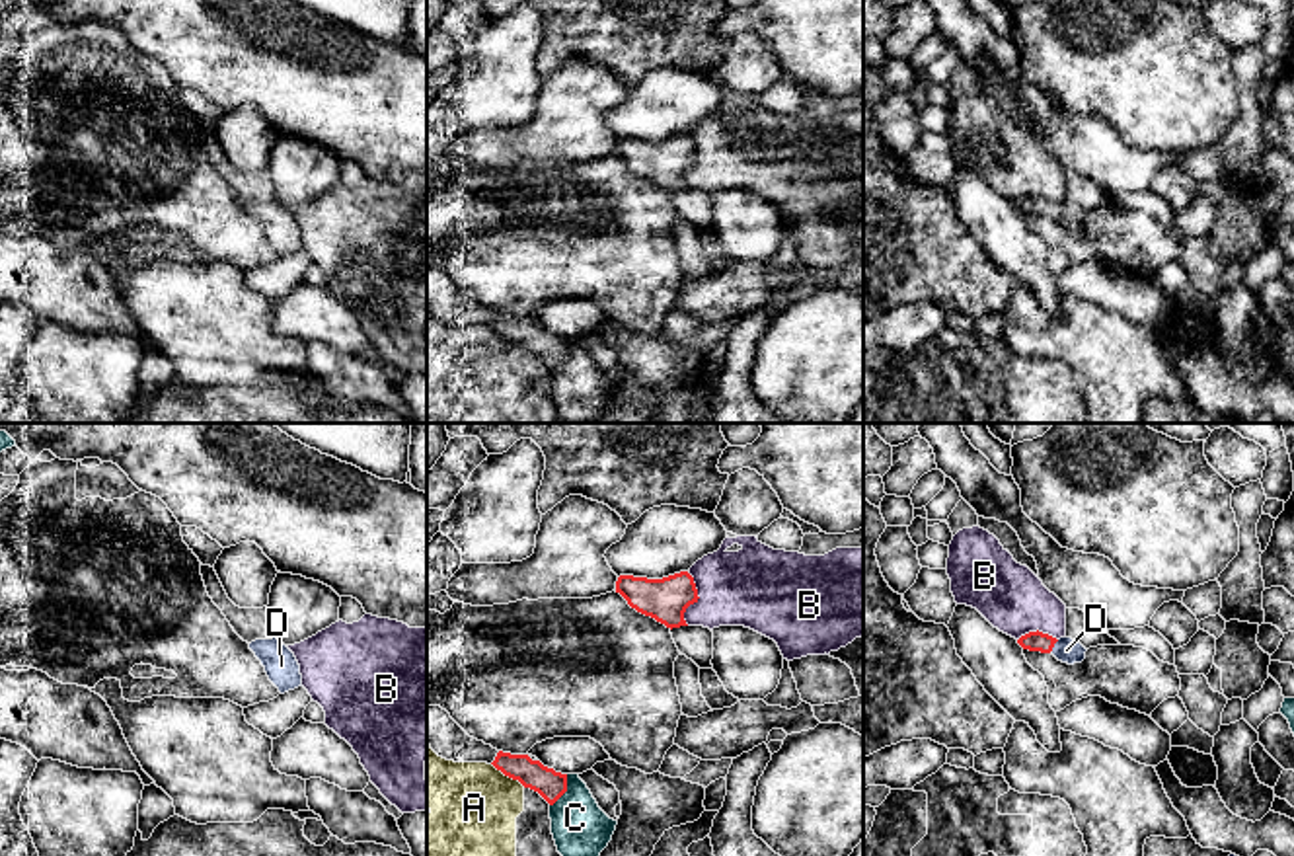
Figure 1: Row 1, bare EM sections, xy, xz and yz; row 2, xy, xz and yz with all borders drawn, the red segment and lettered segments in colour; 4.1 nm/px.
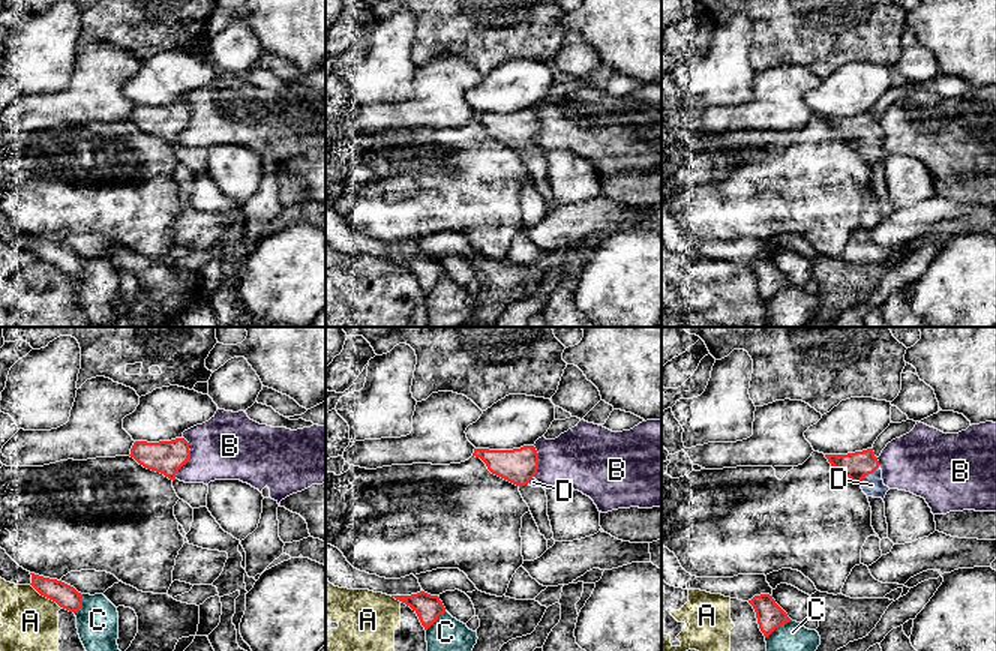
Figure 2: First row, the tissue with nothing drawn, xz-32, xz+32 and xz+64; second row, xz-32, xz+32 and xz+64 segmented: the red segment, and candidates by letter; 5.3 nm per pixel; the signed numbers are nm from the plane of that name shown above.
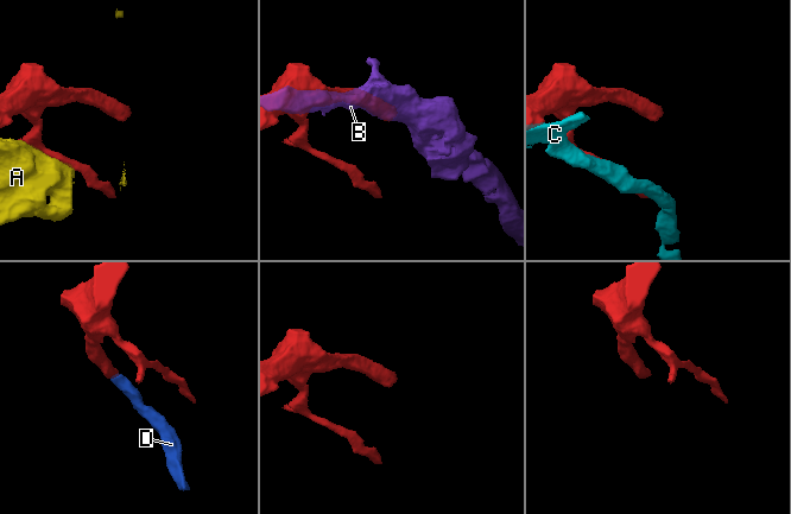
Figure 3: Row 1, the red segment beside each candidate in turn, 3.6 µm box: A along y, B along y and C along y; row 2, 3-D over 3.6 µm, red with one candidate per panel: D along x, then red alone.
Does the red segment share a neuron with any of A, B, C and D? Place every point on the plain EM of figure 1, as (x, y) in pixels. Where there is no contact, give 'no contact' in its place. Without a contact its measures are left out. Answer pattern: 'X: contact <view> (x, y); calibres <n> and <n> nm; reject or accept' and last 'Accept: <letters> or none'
A: contact xz (509, 340); calibres 120 and 360 nm; reject
B: contact xz (696, 162); calibres 180 and 340 nm; reject
C: contact xz (566, 353); calibres 120 and 240 nm; reject
D: contact yz (1053, 209); calibres 80 and 110 nm; accept
Accept: D

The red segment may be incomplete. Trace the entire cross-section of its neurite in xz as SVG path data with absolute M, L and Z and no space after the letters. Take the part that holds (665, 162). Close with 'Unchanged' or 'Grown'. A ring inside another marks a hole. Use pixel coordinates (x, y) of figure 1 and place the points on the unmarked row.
M688 135L663 142L620 138L616 156L620 156L631 172L655 181L670 193L688 189L684 175L700 162L694 140Z. Unchanged

